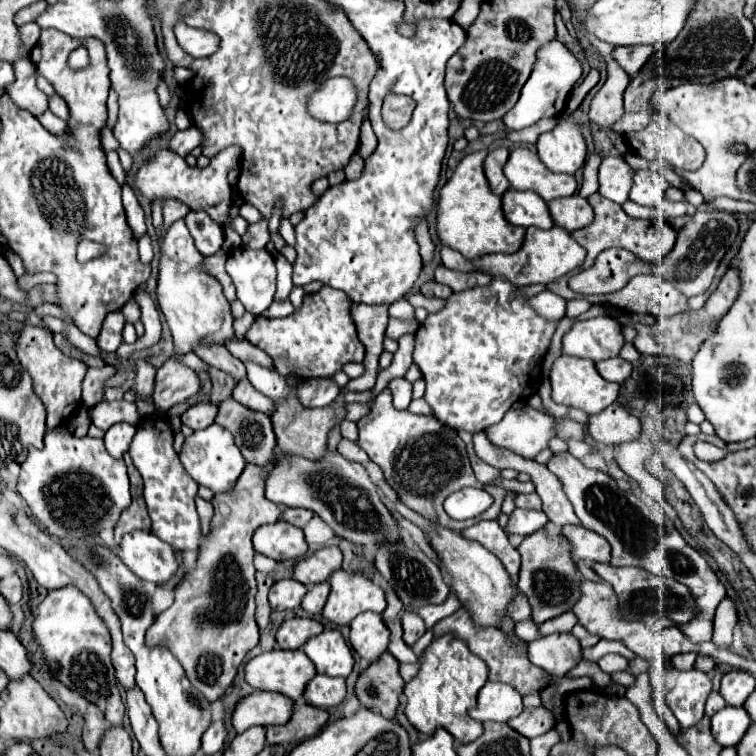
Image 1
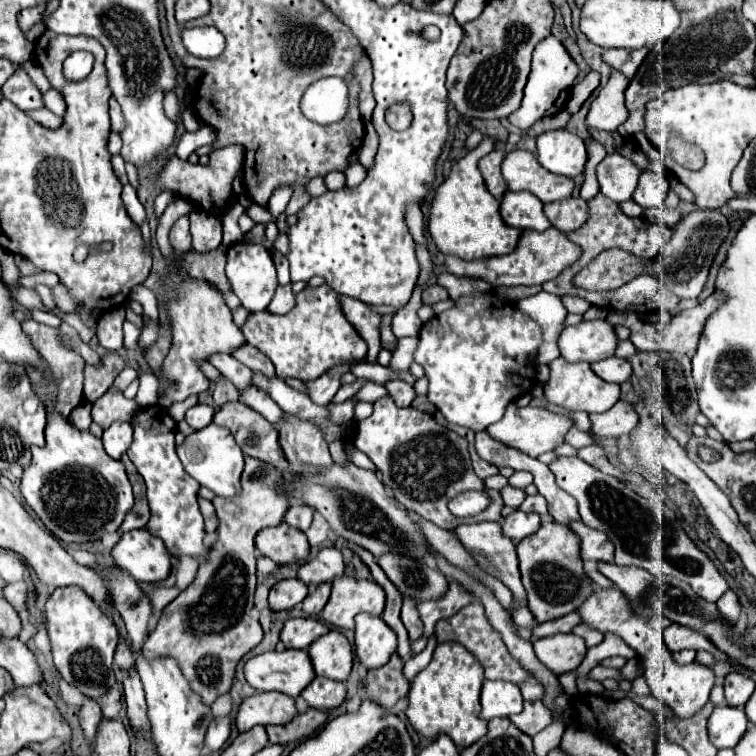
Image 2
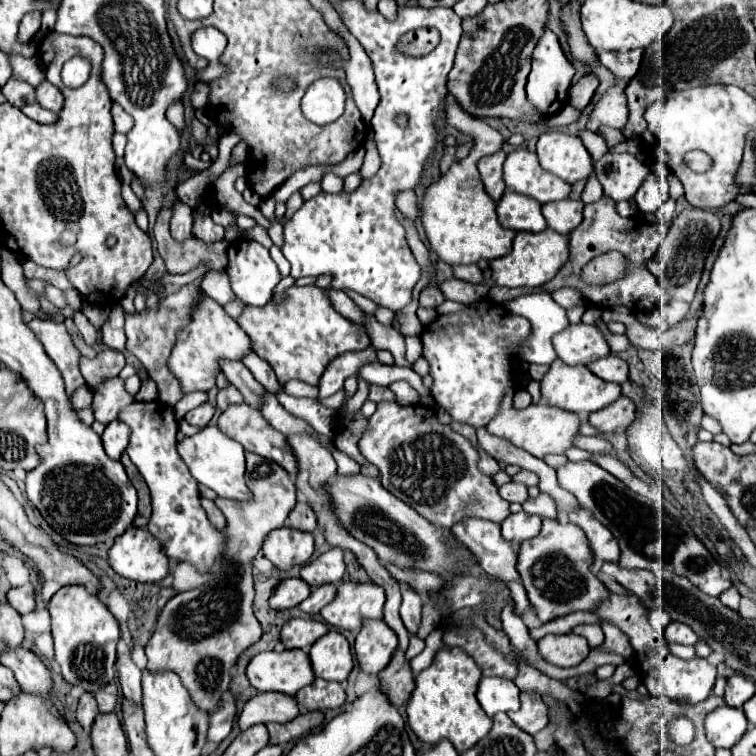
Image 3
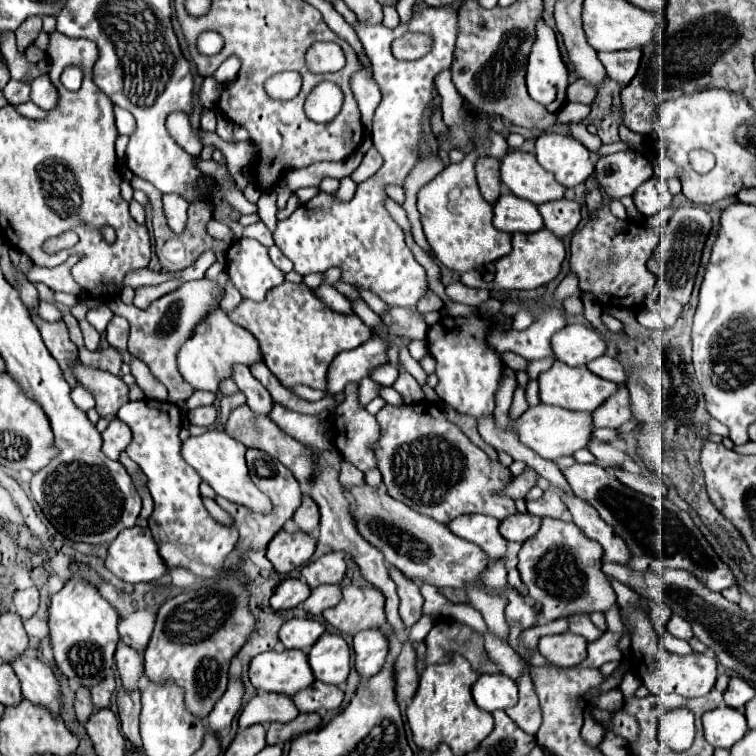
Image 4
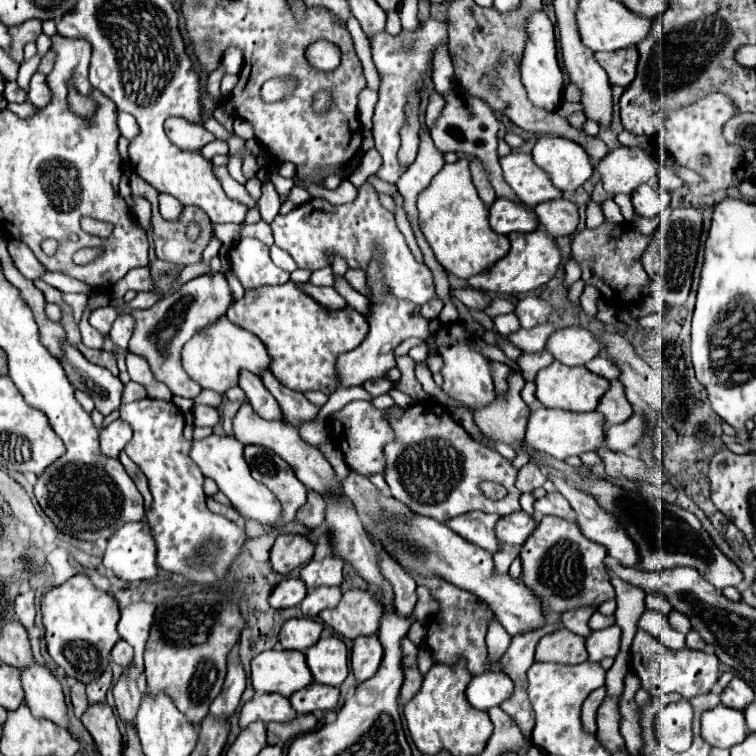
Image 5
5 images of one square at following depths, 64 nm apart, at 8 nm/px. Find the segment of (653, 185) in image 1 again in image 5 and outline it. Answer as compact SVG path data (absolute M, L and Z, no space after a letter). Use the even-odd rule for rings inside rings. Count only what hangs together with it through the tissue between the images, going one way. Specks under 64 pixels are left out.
M648 182L648 184L642 184L640 188L636 188L636 192L632 192L632 204L634 204L634 212L638 216L656 218L662 210L666 210L670 206L670 192L660 190L652 182Z

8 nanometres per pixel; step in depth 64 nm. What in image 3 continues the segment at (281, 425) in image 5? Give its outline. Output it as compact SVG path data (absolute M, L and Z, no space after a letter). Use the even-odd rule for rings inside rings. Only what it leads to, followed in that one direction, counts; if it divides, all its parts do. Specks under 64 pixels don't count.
M238 404L238 406L230 406L226 412L222 412L222 416L218 418L218 428L222 432L226 432L232 440L240 442L248 452L260 454L268 460L274 460L276 464L280 464L284 470L288 470L290 474L296 476L296 456L292 456L292 448L288 448L288 440L282 432L278 432L276 428L272 428L266 418L262 416L260 410L248 406L248 404Z

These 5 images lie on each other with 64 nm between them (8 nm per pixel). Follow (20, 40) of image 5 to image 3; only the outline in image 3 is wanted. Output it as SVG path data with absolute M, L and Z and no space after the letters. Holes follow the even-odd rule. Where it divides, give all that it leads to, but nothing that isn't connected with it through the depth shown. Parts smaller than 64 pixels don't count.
M30 12L30 14L26 14L26 16L22 18L20 30L18 30L20 40L22 40L22 42L32 42L32 38L34 38L34 34L36 34L38 30L40 30L40 12Z

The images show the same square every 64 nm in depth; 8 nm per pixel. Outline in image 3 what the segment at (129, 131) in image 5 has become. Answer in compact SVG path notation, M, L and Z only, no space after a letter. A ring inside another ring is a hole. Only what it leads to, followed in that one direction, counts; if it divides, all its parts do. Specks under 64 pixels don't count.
M116 102L112 104L112 116L114 116L116 132L126 134L126 132L132 128L132 124L134 124L132 116L128 116L128 112L124 112L124 108L120 108L120 104L116 104Z

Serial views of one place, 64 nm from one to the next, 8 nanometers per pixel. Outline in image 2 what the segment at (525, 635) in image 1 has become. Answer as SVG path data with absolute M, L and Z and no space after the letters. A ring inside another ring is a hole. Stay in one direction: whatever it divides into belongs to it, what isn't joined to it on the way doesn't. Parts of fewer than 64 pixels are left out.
M527 606L518 607L512 617L517 625L531 630L530 626L534 620L534 617Z

